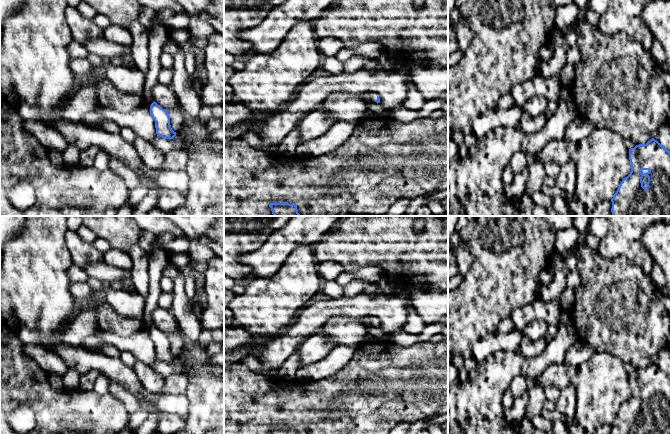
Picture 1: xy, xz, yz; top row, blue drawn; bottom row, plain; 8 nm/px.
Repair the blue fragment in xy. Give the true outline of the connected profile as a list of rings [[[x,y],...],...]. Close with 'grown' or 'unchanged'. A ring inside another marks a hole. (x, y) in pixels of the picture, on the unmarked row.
[[[156,326],[150,329],[150,337],[155,345],[157,360],[173,363],[177,357],[171,352],[169,337]]] | unchanged

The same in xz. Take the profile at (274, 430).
[[[270,427],[271,434],[297,434],[297,429],[285,427]]] | unchanged

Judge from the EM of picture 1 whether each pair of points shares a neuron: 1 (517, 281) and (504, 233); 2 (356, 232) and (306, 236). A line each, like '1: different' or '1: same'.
1: same
2: different

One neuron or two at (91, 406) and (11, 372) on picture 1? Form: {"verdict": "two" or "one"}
{"verdict": "one"}

